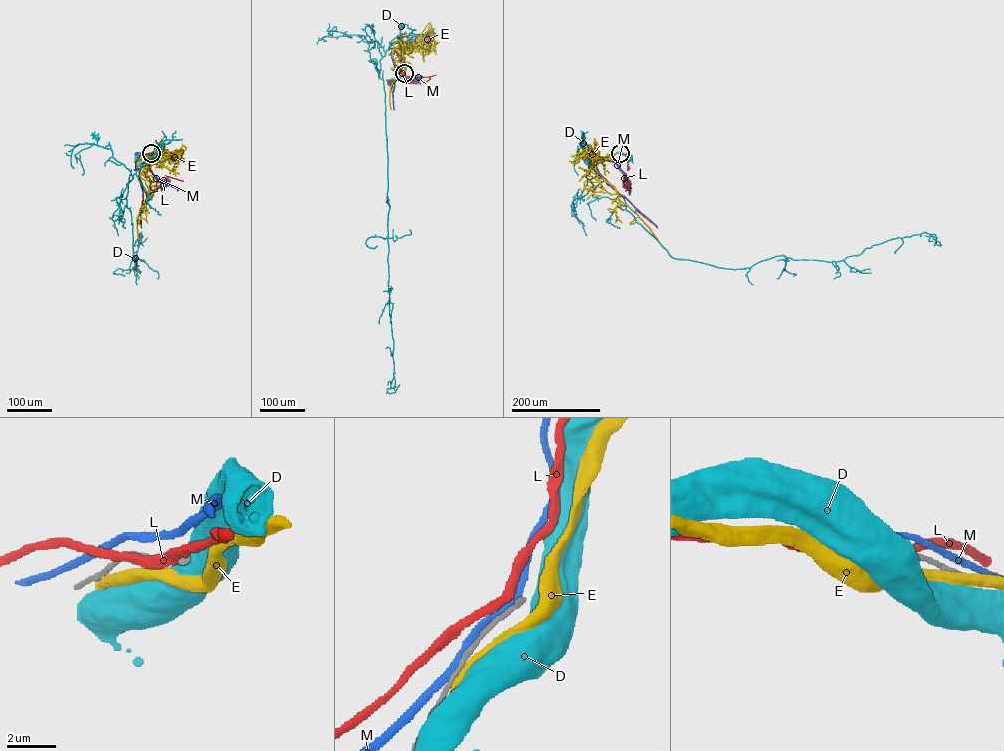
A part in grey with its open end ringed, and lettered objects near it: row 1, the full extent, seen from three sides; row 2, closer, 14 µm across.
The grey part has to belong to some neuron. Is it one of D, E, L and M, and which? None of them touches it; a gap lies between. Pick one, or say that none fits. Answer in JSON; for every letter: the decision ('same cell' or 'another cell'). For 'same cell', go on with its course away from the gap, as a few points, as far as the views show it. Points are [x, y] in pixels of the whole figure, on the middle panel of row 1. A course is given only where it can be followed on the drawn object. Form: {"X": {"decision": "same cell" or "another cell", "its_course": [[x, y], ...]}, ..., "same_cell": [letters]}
{"D": {"decision": "another cell"}, "E": {"decision": "another cell"}, "L": {"decision": "another cell"}, "M": {"decision": "another cell"}, "same_cell": []}

